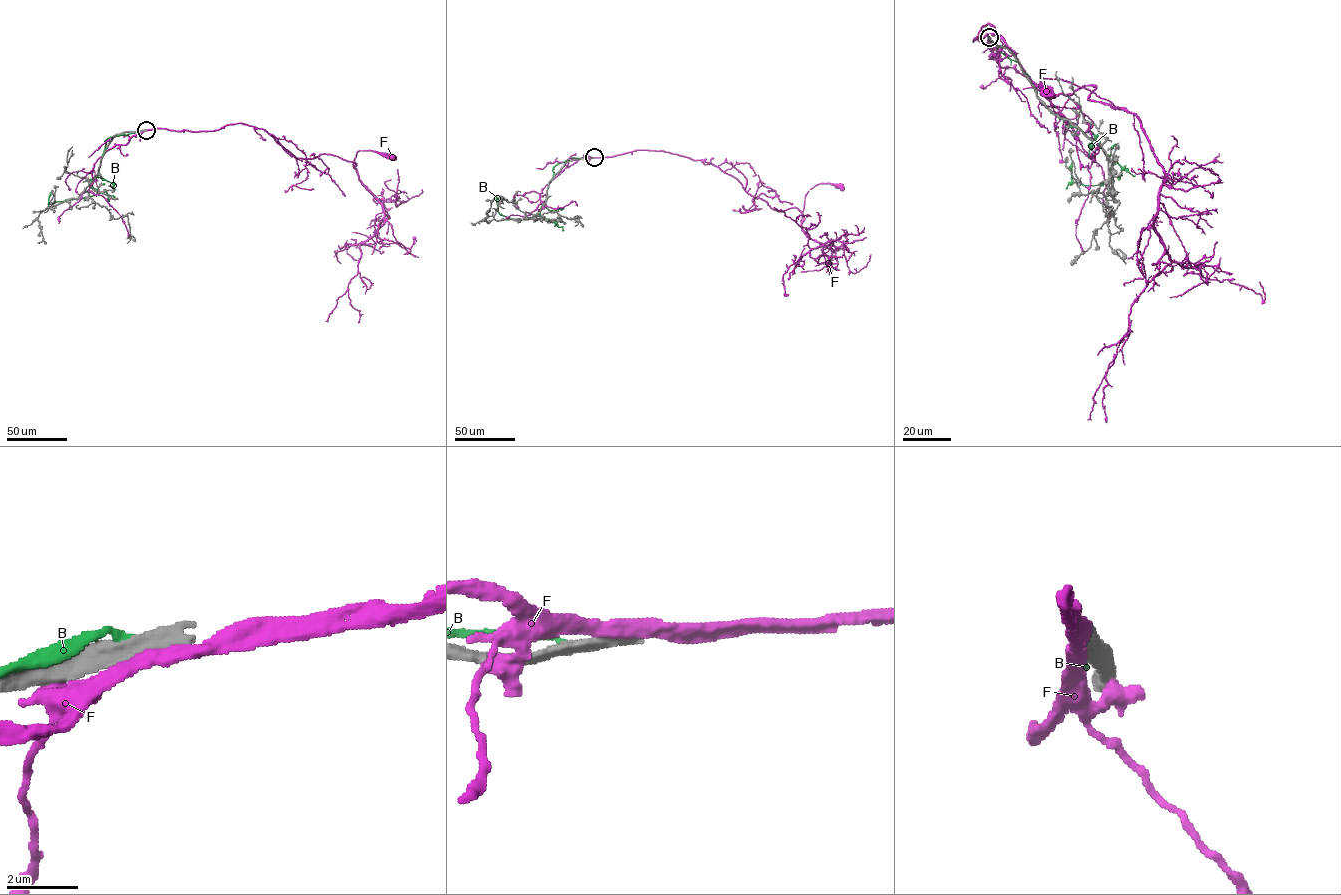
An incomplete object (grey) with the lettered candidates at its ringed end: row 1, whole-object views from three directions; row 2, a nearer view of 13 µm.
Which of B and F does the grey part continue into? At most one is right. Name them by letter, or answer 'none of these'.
none of these

